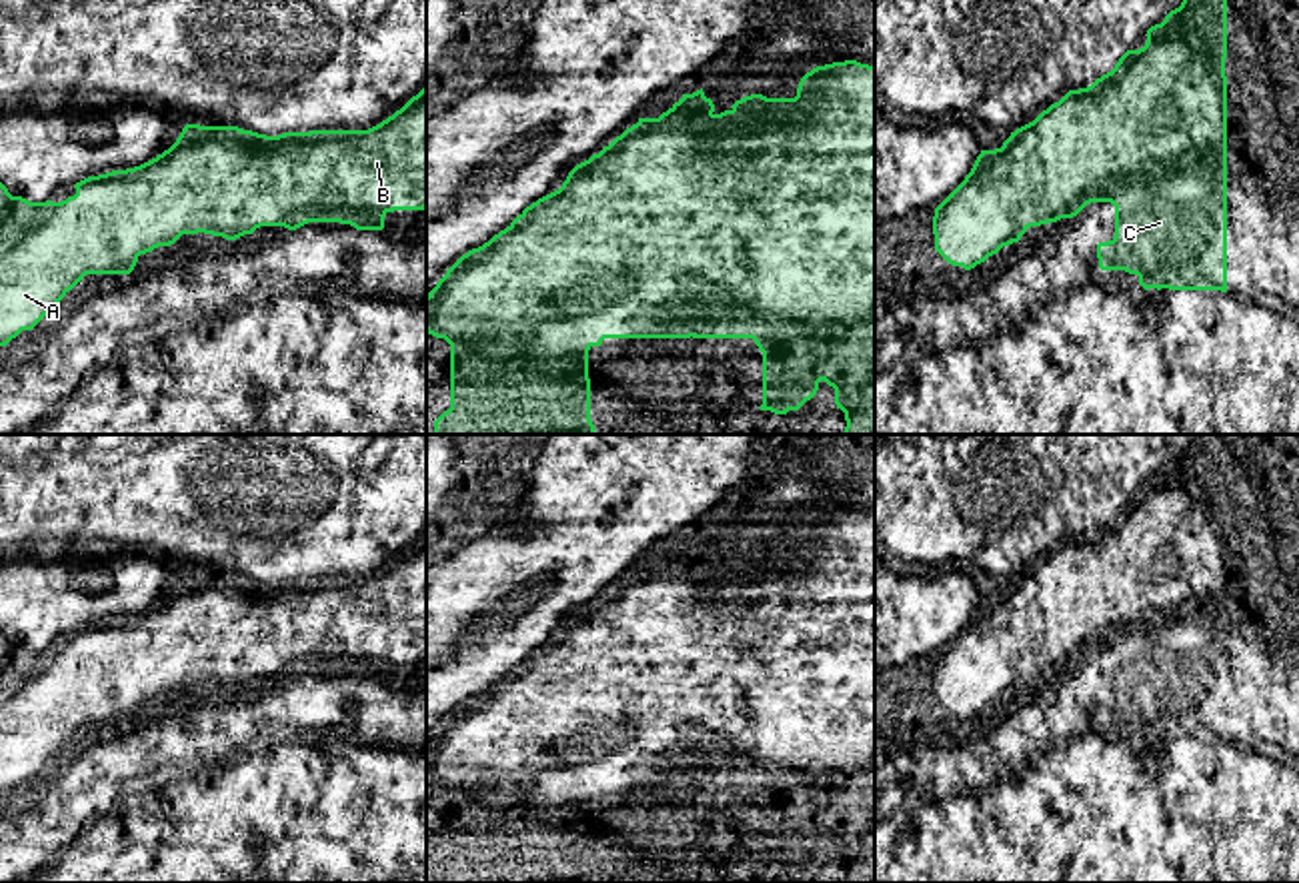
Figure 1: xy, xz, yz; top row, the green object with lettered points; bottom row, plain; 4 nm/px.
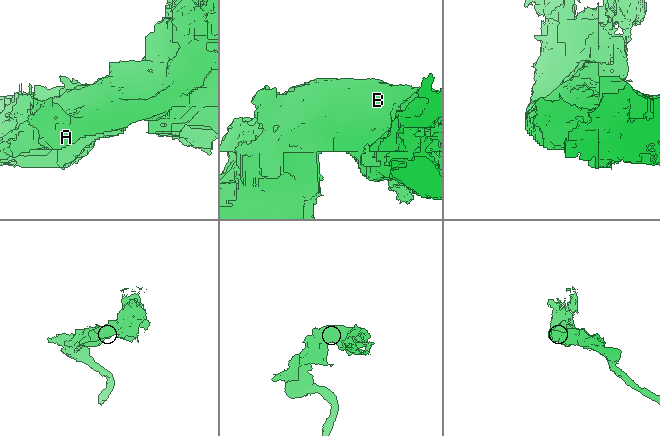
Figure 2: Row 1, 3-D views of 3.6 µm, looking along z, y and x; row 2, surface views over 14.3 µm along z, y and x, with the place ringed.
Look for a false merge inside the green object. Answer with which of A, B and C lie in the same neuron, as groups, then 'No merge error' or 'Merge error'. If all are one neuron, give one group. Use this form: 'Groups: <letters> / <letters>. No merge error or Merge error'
Groups: A B C. No merge error

